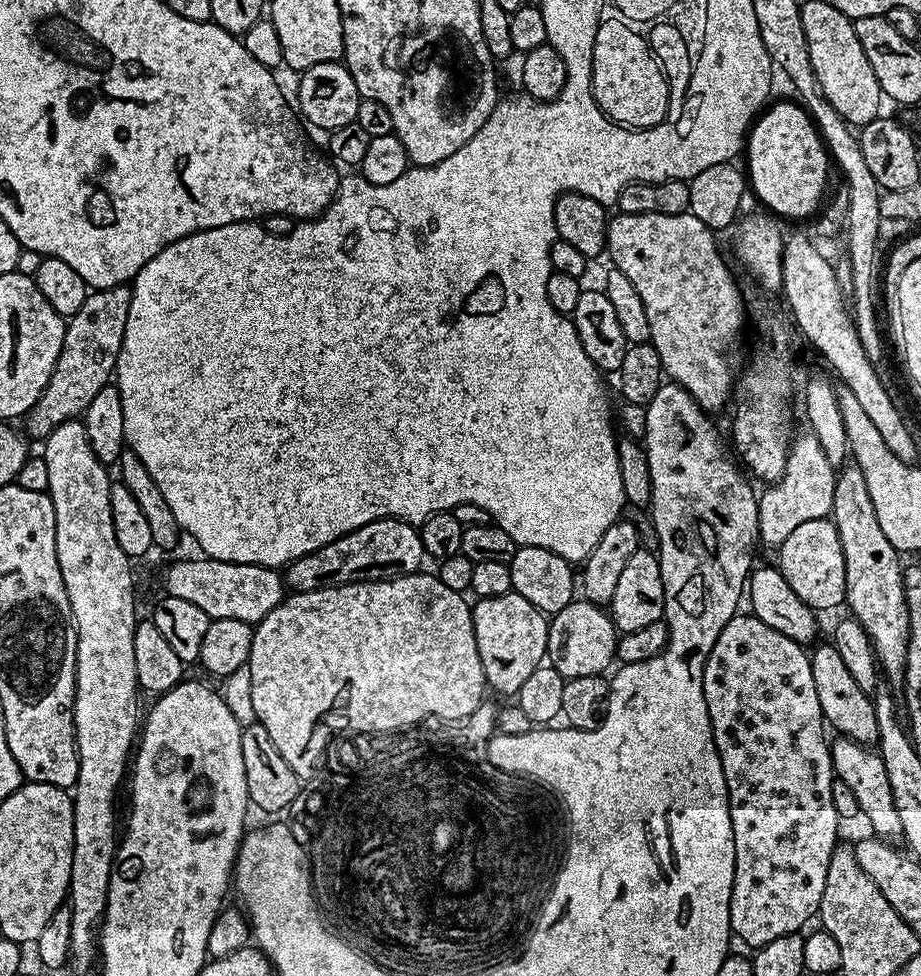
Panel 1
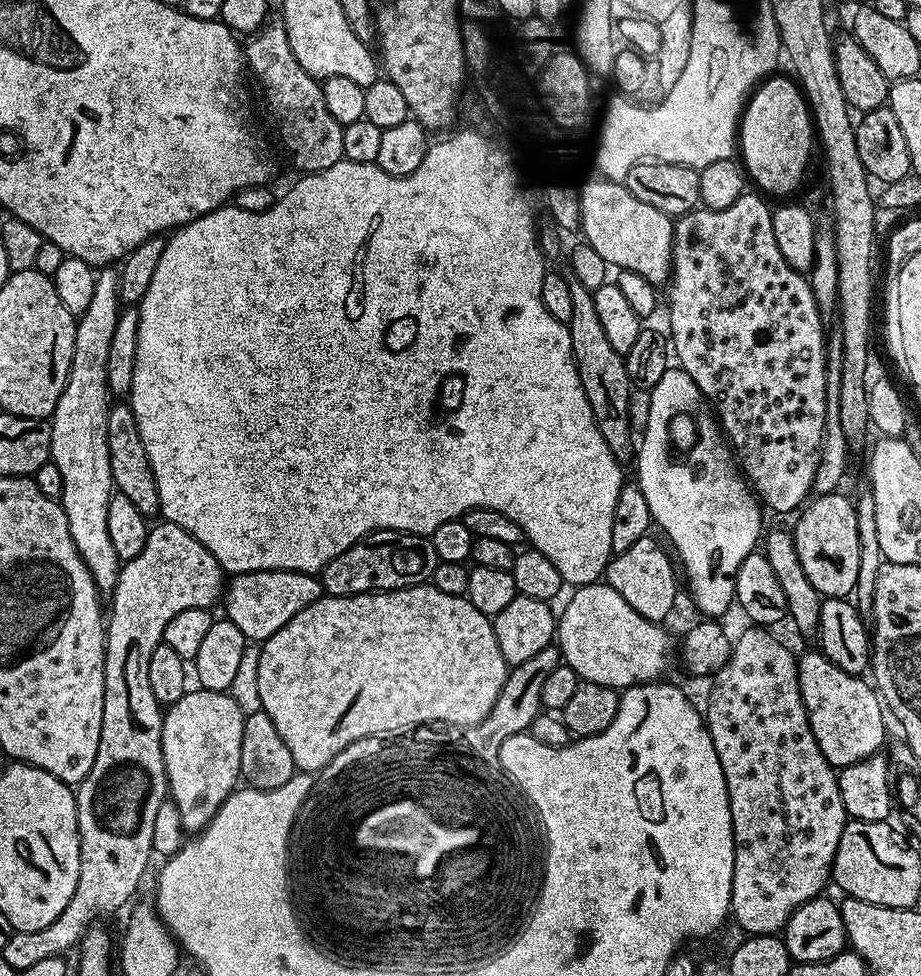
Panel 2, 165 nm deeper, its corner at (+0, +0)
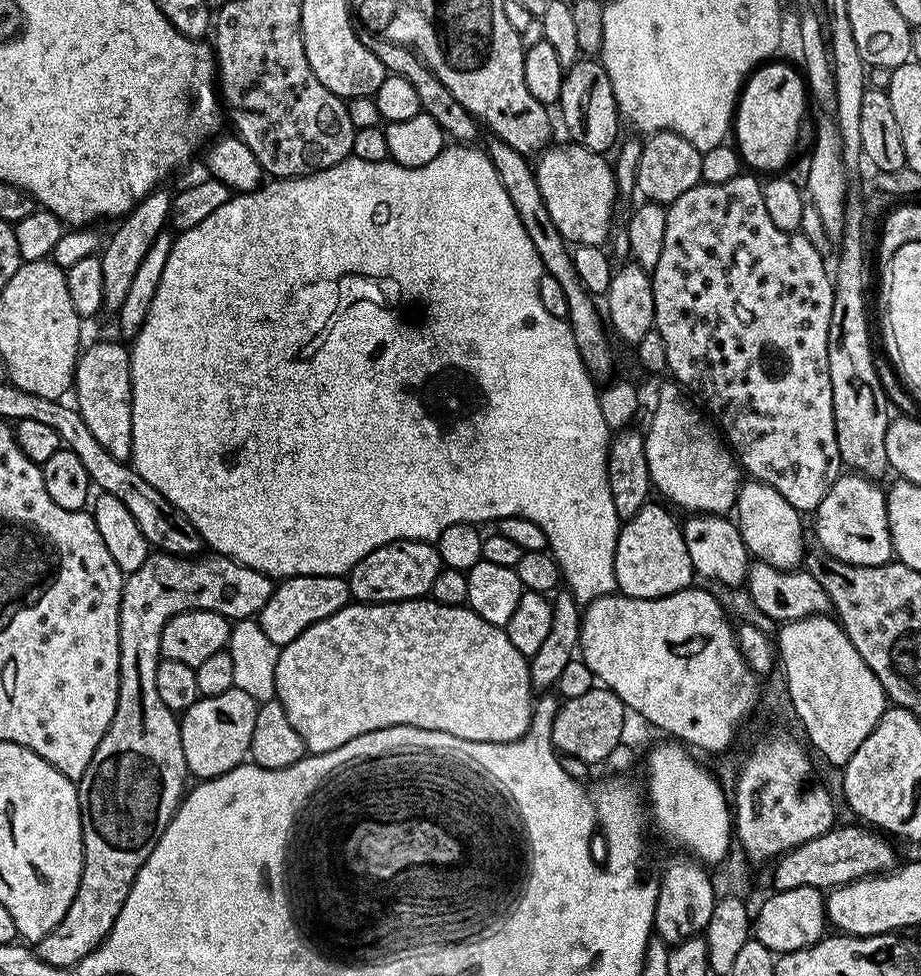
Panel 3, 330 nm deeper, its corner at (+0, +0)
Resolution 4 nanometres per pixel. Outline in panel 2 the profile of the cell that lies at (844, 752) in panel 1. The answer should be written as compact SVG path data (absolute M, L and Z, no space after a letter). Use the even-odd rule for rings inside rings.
M819 650L801 655L798 667L800 693L806 706L810 730L832 767L837 770L849 768L851 764L877 755L885 747L886 712L875 687L867 679L864 681L860 676L846 674L846 670L834 666L834 662L830 662Z

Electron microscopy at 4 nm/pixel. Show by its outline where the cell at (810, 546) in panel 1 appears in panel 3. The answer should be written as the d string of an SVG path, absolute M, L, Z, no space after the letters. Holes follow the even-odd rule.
M841 474L832 483L826 498L817 506L816 540L827 555L854 566L882 566L893 559L888 497L875 479L857 474Z

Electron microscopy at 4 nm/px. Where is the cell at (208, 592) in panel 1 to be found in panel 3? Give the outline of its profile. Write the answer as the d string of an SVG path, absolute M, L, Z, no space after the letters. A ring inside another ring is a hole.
M289 576L273 587L270 602L266 602L258 617L258 627L270 642L283 646L294 642L294 638L298 638L302 630L314 626L314 622L330 618L330 614L349 603L348 582L344 576Z

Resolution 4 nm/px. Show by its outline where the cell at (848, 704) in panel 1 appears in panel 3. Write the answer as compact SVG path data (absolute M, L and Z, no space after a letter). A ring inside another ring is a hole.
M749 479L741 483L736 493L734 520L742 534L742 542L746 542L749 557L761 564L769 564L775 568L796 570L804 563L804 524L802 514L774 486L766 486L760 480Z

